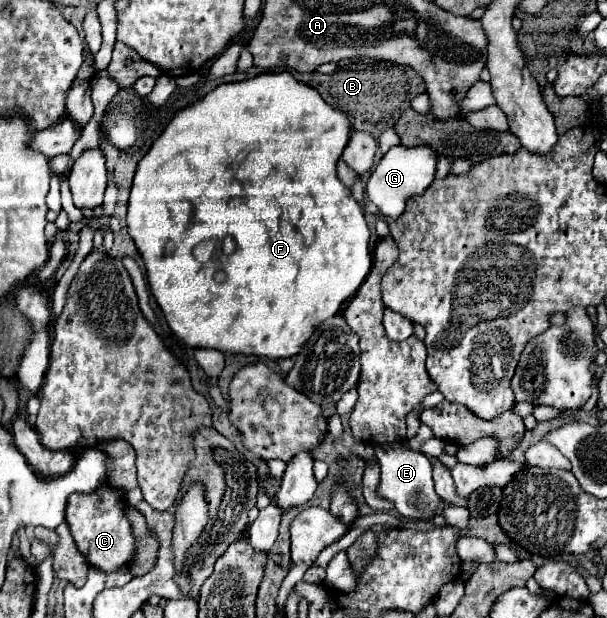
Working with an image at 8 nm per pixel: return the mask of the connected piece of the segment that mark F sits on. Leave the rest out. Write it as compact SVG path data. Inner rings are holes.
M267 72L251 80L219 84L213 92L177 112L175 118L163 130L163 134L153 142L149 152L141 158L133 178L127 226L131 238L137 244L137 250L143 256L151 294L161 306L173 336L181 340L187 348L215 348L221 352L255 354L273 360L291 358L311 338L315 328L323 320L339 314L341 304L355 294L355 290L359 288L359 284L363 282L363 278L371 268L371 252L369 252L369 226L365 222L364 210L353 198L353 194L349 194L349 188L337 178L335 172L337 160L349 138L349 130L351 126L349 120L343 116L343 112L331 108L315 88L295 80L291 72L279 72L279 74ZM265 188L267 190L273 188L275 194L273 196L271 192L265 194L267 192ZM205 240L215 240L215 250L211 260L201 264L193 258L193 248Z

